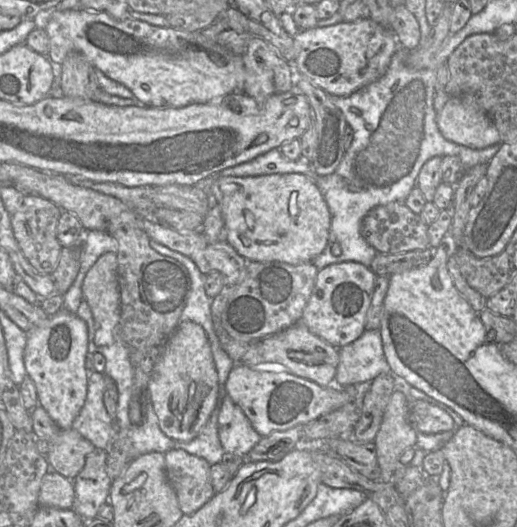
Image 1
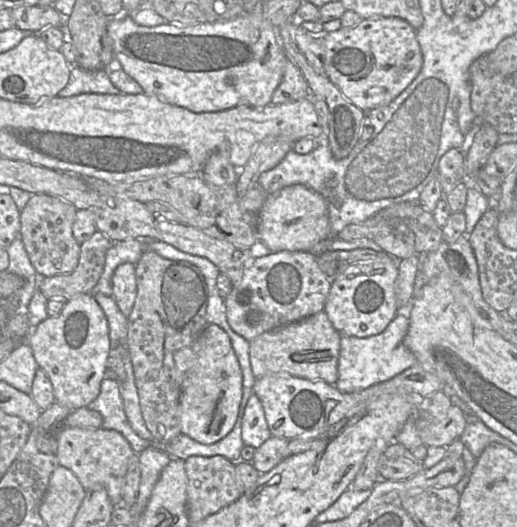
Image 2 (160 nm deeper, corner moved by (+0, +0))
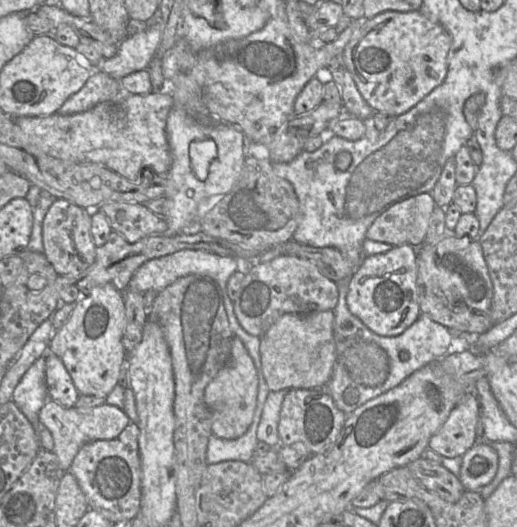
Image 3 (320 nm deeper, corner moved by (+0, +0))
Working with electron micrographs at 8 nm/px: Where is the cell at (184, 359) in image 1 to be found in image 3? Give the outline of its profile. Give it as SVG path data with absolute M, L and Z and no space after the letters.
M234 335L228 362L204 390L204 400L212 414L212 435L230 440L239 438L247 431L257 404L258 383L253 360L240 338Z

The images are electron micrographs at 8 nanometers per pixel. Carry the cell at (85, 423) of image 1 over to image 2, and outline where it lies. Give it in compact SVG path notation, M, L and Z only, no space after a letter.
M104 378L98 396L87 407L101 414L101 428L115 430L122 434L135 454L150 445L150 442L140 438L132 430L124 412L119 383L116 379Z

